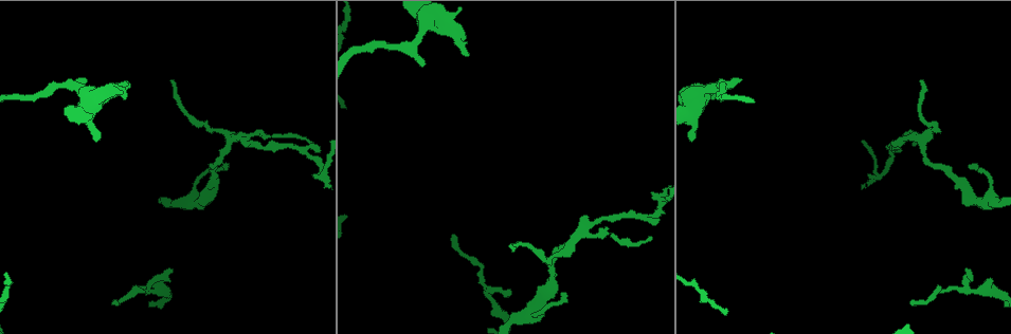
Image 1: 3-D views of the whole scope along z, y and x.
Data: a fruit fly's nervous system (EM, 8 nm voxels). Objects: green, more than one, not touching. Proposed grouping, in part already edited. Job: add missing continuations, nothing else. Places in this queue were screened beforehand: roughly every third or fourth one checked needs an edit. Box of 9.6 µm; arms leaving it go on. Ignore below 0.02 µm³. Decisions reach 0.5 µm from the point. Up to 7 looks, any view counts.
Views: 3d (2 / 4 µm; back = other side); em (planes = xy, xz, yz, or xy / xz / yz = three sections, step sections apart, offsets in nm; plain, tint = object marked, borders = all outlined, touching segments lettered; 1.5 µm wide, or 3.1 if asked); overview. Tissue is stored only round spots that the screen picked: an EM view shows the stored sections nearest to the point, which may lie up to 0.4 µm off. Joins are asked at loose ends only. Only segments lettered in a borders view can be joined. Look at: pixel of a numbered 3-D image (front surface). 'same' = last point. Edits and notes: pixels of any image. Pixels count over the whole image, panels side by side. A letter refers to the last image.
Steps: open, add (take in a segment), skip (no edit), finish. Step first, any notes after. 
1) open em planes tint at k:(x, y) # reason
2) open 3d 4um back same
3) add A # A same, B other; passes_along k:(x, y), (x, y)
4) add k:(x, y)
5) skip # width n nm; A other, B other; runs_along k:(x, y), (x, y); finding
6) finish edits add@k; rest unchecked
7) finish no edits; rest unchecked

open em planes plain at 1:(173, 270)

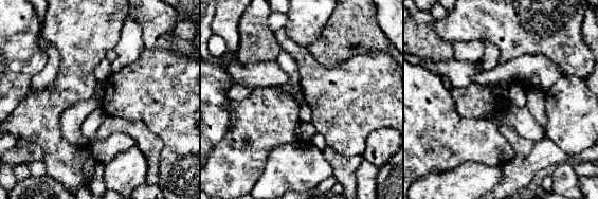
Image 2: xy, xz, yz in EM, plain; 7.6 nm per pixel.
open em planes tint same # with the object marked

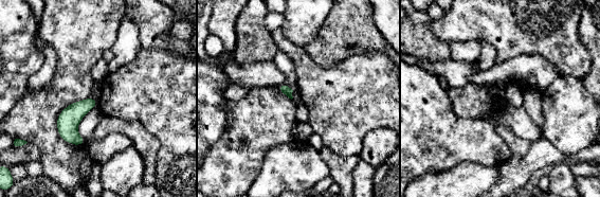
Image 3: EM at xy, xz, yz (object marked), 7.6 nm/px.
open em planes borders same # what lies round it

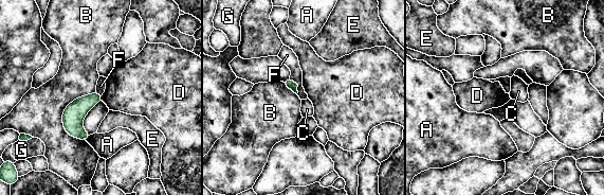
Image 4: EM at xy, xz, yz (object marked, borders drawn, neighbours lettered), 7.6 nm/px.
skip # A other, B other, C other, D other, E other, F other, G other; border 4:(103, 94), (101, 100); none of them fits

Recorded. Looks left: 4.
open em planes borders at 1:(731, 89)

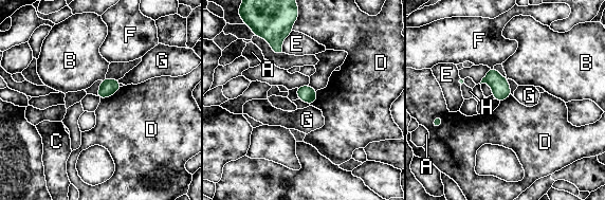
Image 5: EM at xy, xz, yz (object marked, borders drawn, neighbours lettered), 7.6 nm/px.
skip # A other, B other, C other, D other, E other, F other, G other, H other; border 5:(122, 87), (113, 94), (101, 100); no lettered segment goes on from it

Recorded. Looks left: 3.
open em xz step 8 borders at 1:(691, 140) # free end

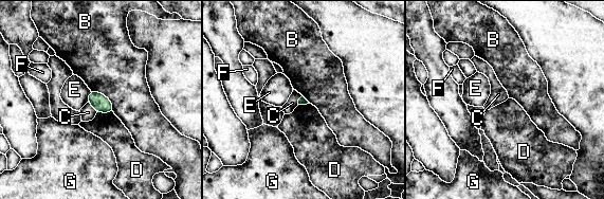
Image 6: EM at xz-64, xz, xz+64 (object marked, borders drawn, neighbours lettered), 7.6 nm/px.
skip # B other, C other, D other, E other, F other, G other; border 6:(91, 90), (102, 92), (114, 110); none of them fits

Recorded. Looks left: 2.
finish no edits; rest unchecked

